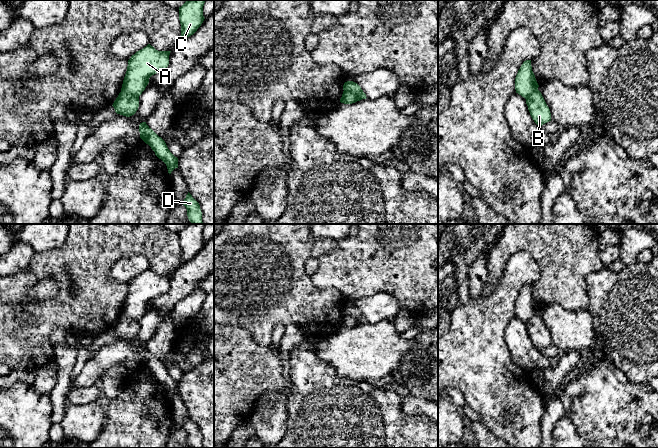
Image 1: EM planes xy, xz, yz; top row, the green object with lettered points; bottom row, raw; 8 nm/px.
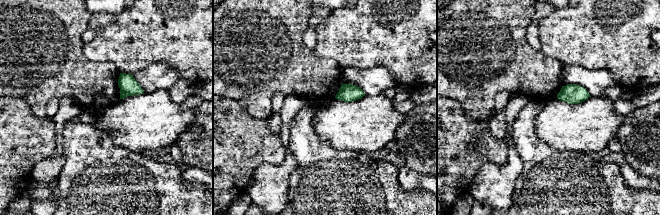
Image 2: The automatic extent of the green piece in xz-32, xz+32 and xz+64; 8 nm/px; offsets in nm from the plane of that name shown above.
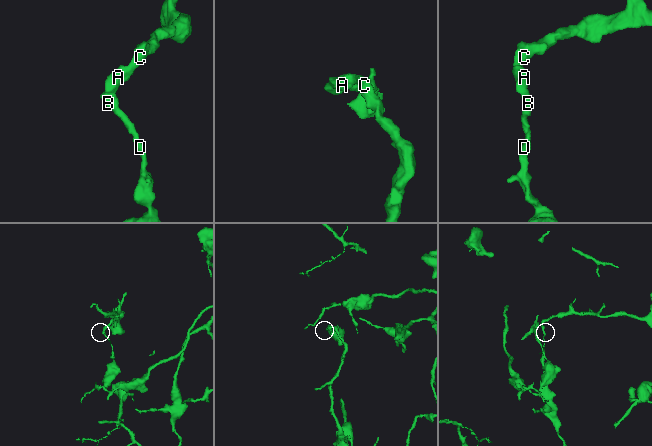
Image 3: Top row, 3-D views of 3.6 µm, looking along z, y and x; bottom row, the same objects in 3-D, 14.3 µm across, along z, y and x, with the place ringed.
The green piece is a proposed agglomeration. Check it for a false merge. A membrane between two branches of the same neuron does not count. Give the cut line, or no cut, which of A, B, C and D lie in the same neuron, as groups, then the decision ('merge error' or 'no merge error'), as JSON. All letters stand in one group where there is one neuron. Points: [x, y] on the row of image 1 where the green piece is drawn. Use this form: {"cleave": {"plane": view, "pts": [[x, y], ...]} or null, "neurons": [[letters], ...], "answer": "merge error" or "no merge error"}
{"cleave": {"plane": "xz", "pts": [[344, 90], [350, 91], [362, 98]]}, "neurons": [["A", "C"], ["B", "D"]], "answer": "merge error"}

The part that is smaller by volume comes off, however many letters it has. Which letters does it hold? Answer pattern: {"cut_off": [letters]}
{"cut_off": ["B", "D"]}

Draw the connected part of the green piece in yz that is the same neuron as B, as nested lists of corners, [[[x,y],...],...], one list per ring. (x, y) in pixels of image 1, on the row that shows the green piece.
[[[538,89],[526,99],[526,104],[532,119],[538,126],[541,127],[551,121],[550,109]]]

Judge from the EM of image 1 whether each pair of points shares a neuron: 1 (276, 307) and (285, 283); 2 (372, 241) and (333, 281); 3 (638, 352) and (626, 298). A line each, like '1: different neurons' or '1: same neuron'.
1: same neuron
2: same neuron
3: same neuron

